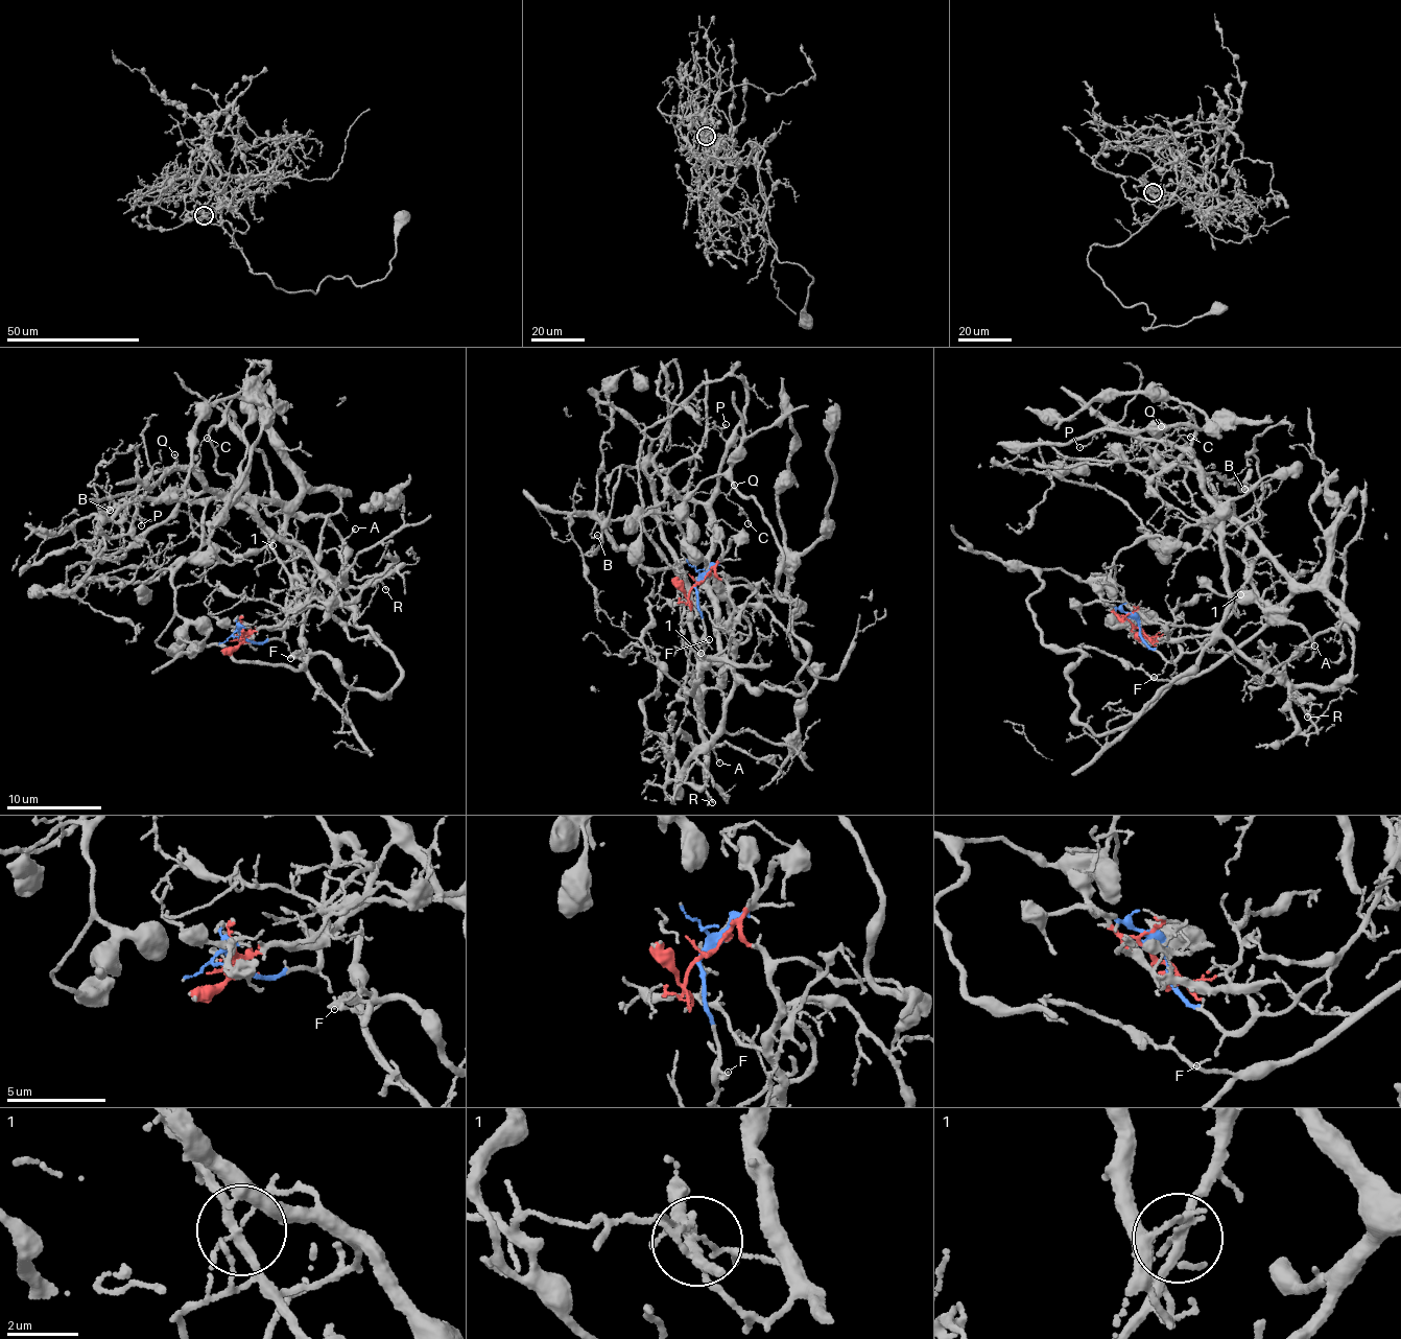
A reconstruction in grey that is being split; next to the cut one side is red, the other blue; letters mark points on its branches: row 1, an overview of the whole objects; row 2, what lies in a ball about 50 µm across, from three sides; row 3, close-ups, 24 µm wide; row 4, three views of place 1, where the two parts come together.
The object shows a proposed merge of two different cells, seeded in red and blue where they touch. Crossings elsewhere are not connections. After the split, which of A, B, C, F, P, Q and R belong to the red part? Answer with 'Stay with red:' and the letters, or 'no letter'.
Stay with red: C, P, Q, R

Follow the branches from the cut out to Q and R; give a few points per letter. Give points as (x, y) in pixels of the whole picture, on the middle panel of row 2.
Q: (695, 586), (714, 571), (734, 605), (734, 674), (726, 662), (707, 579), (714, 554), (710, 499), (734, 484)
R: (695, 586), (714, 571), (734, 605), (731, 635), (735, 690), (719, 734), (697, 757), (712, 802)

